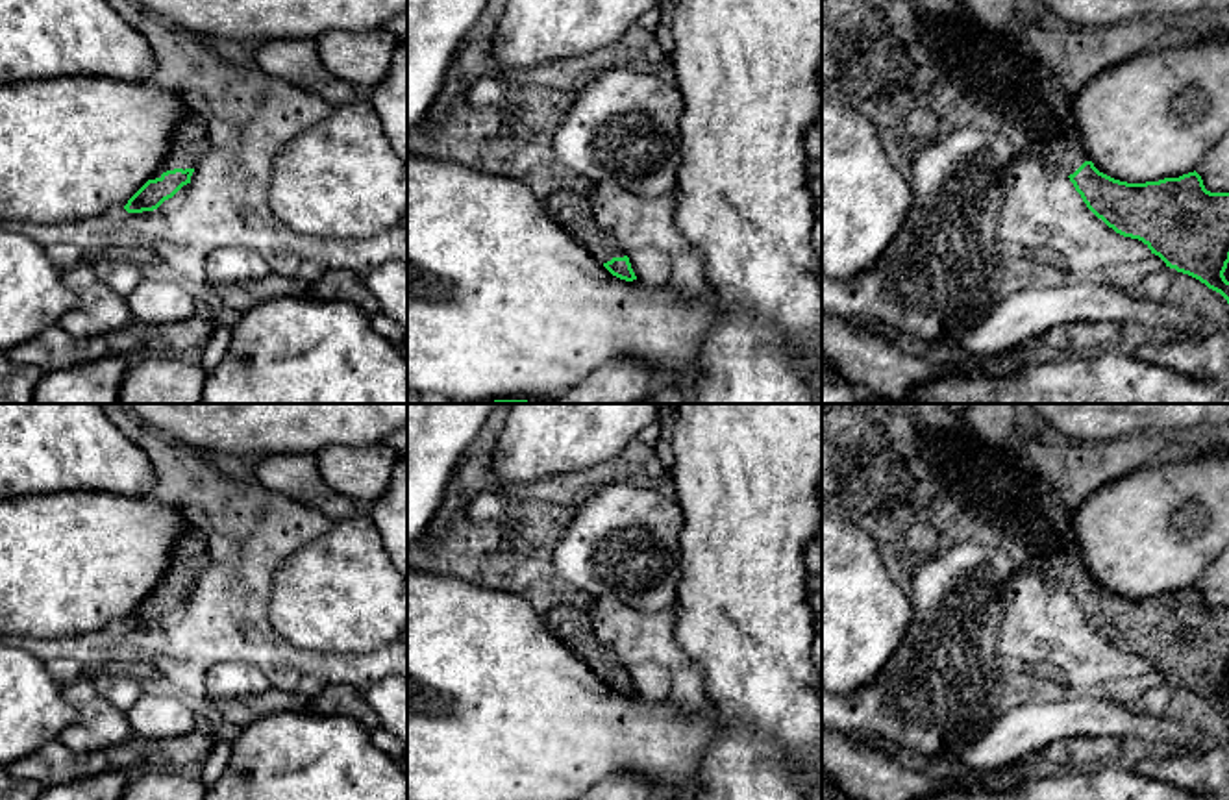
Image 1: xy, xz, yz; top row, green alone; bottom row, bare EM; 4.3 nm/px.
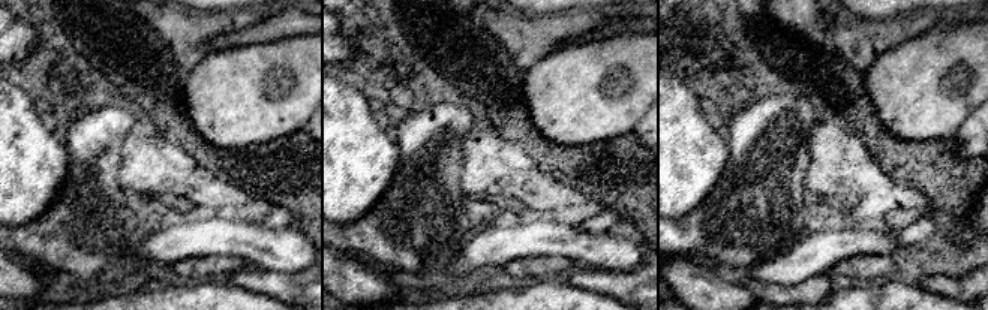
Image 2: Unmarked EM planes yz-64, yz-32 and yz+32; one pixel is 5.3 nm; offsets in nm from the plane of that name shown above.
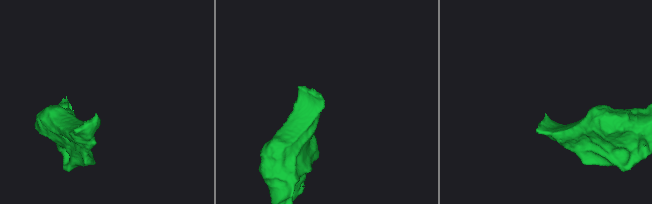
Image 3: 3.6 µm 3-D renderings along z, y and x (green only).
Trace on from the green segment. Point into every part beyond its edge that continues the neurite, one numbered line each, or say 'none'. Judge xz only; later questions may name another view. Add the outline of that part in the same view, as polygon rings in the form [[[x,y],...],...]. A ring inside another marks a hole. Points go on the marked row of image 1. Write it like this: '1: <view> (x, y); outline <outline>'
1: xz (572, 212); outline [[[561,189],[546,196],[542,207],[598,263],[627,256],[598,220],[589,196]]]

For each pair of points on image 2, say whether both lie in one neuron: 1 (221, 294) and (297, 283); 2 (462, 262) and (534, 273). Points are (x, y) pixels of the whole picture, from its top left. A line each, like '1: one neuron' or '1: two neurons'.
1: one neuron
2: two neurons

